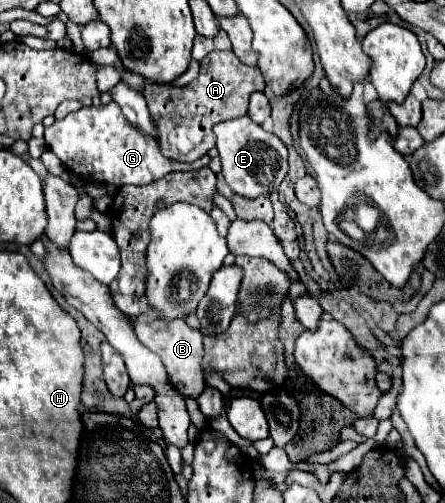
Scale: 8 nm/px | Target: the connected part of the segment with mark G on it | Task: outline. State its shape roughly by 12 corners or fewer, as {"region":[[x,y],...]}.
{"region":[[119,104],[83,106],[45,128],[83,182],[135,186],[207,166],[165,158]]}

